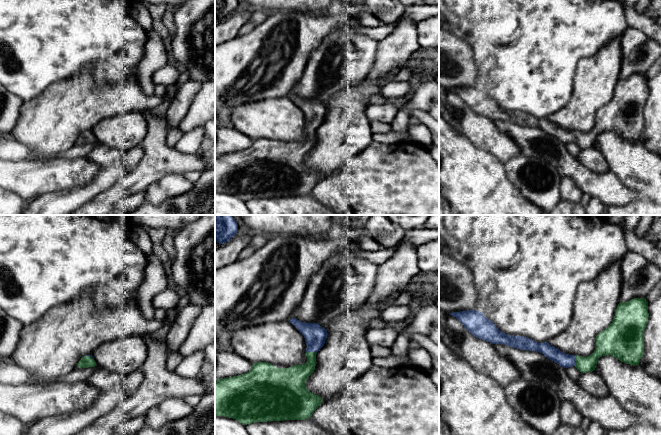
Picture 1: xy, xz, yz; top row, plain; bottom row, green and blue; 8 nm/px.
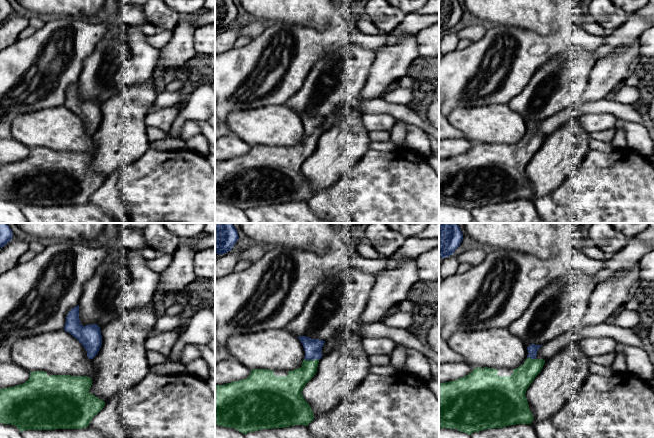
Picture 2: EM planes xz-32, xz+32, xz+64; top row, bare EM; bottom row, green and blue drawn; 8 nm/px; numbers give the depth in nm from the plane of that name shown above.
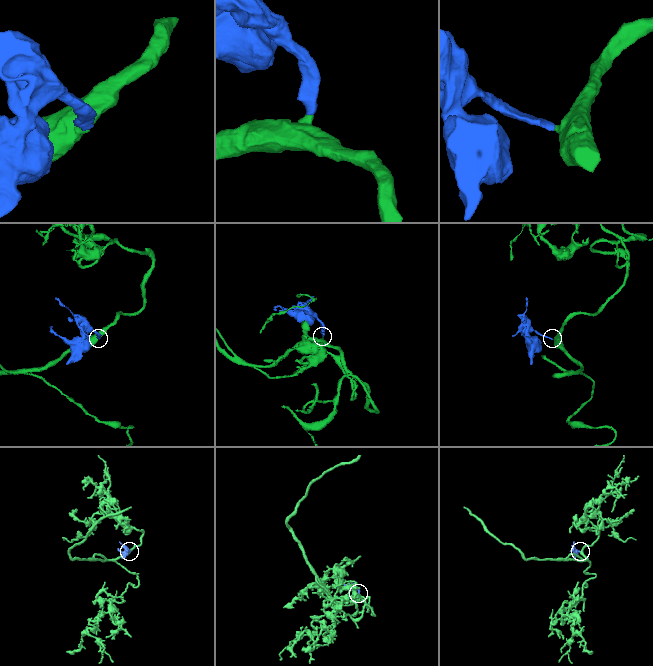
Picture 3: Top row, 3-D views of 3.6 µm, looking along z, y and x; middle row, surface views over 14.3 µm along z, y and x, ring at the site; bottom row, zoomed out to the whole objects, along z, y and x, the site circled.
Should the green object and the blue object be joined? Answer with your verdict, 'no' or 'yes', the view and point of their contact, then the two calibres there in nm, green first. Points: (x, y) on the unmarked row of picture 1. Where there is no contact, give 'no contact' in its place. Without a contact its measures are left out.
yes; meets green in xz at (311, 128); 190 nm thick on the green side, 170 nm on the other

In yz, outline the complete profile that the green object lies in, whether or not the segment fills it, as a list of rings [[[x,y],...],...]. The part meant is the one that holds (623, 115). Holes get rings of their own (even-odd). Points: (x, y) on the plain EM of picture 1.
[[[645,74],[620,78],[612,99],[596,112],[594,128],[590,132],[582,133],[565,130],[548,118],[537,119],[524,112],[505,110],[480,87],[467,86],[449,90],[456,93],[476,114],[492,120],[540,128],[564,144],[575,142],[581,149],[594,147],[598,135],[606,131],[633,142],[639,141],[644,130],[644,106],[649,93]]]

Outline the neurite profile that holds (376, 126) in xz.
[[[372,121],[370,122],[371,131],[375,134],[377,133],[386,133],[389,129],[389,126],[382,121]]]

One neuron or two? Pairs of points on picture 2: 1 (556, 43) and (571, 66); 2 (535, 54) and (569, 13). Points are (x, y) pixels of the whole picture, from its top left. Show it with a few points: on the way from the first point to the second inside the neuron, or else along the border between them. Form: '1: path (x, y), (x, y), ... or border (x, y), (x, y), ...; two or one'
1: border (585, 50), (563, 51), (552, 55), (542, 65); two
2: border (567, 23), (572, 23), (581, 28); two

